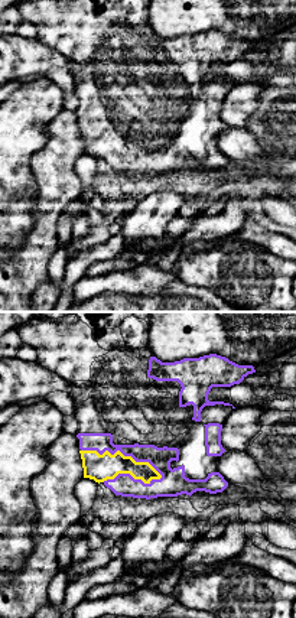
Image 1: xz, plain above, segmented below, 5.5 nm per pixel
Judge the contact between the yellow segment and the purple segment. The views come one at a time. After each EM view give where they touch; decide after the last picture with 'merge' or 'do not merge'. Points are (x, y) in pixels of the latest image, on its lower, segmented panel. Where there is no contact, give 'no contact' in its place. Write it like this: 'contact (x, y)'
contact (120, 452)

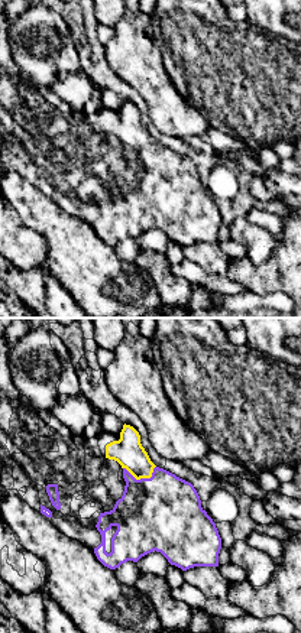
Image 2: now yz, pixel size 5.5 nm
contact (142, 477)

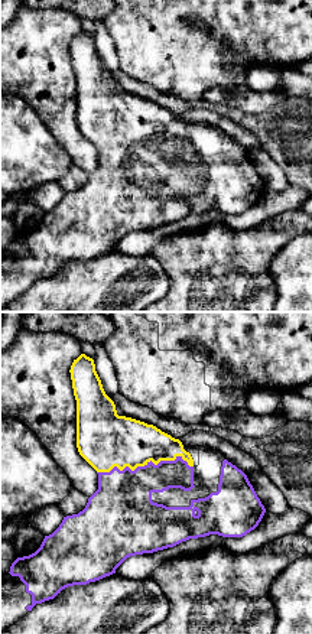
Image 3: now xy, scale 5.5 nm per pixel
contact (145, 464)

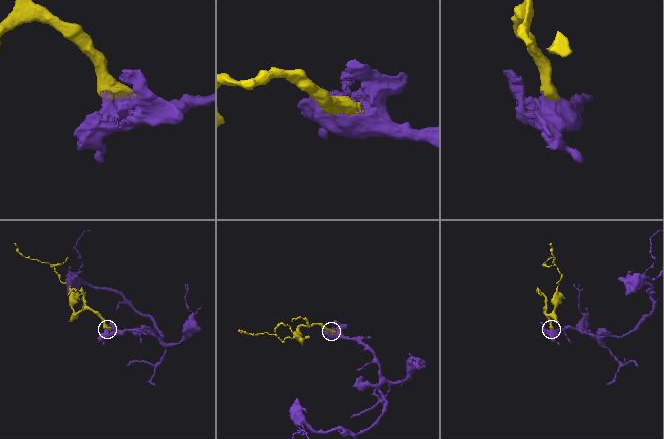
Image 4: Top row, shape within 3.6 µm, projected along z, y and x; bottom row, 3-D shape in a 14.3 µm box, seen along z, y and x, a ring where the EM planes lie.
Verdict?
merge

